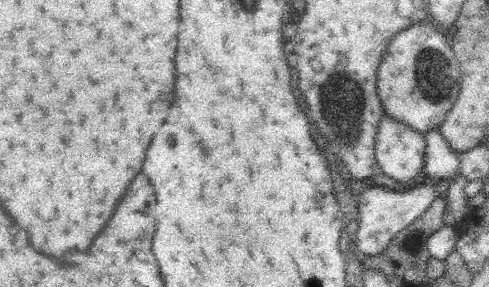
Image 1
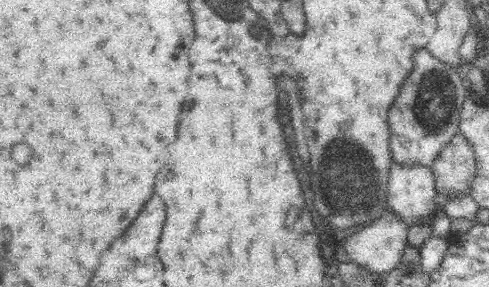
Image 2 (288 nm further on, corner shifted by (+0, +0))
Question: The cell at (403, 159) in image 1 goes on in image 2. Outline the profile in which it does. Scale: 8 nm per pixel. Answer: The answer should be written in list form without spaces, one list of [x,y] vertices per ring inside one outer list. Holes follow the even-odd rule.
[[[391,160],[385,202],[387,210],[395,212],[407,226],[421,224],[419,218],[439,210],[435,194],[435,176],[431,168],[399,166]]]

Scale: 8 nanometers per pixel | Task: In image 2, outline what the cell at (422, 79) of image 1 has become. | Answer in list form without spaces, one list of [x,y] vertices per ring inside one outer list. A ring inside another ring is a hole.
[[[421,48],[413,54],[413,70],[403,80],[401,90],[391,104],[389,116],[389,148],[393,162],[399,166],[431,168],[433,160],[443,152],[459,130],[459,110],[467,96],[473,96],[467,82],[459,78],[455,66],[443,64]]]

